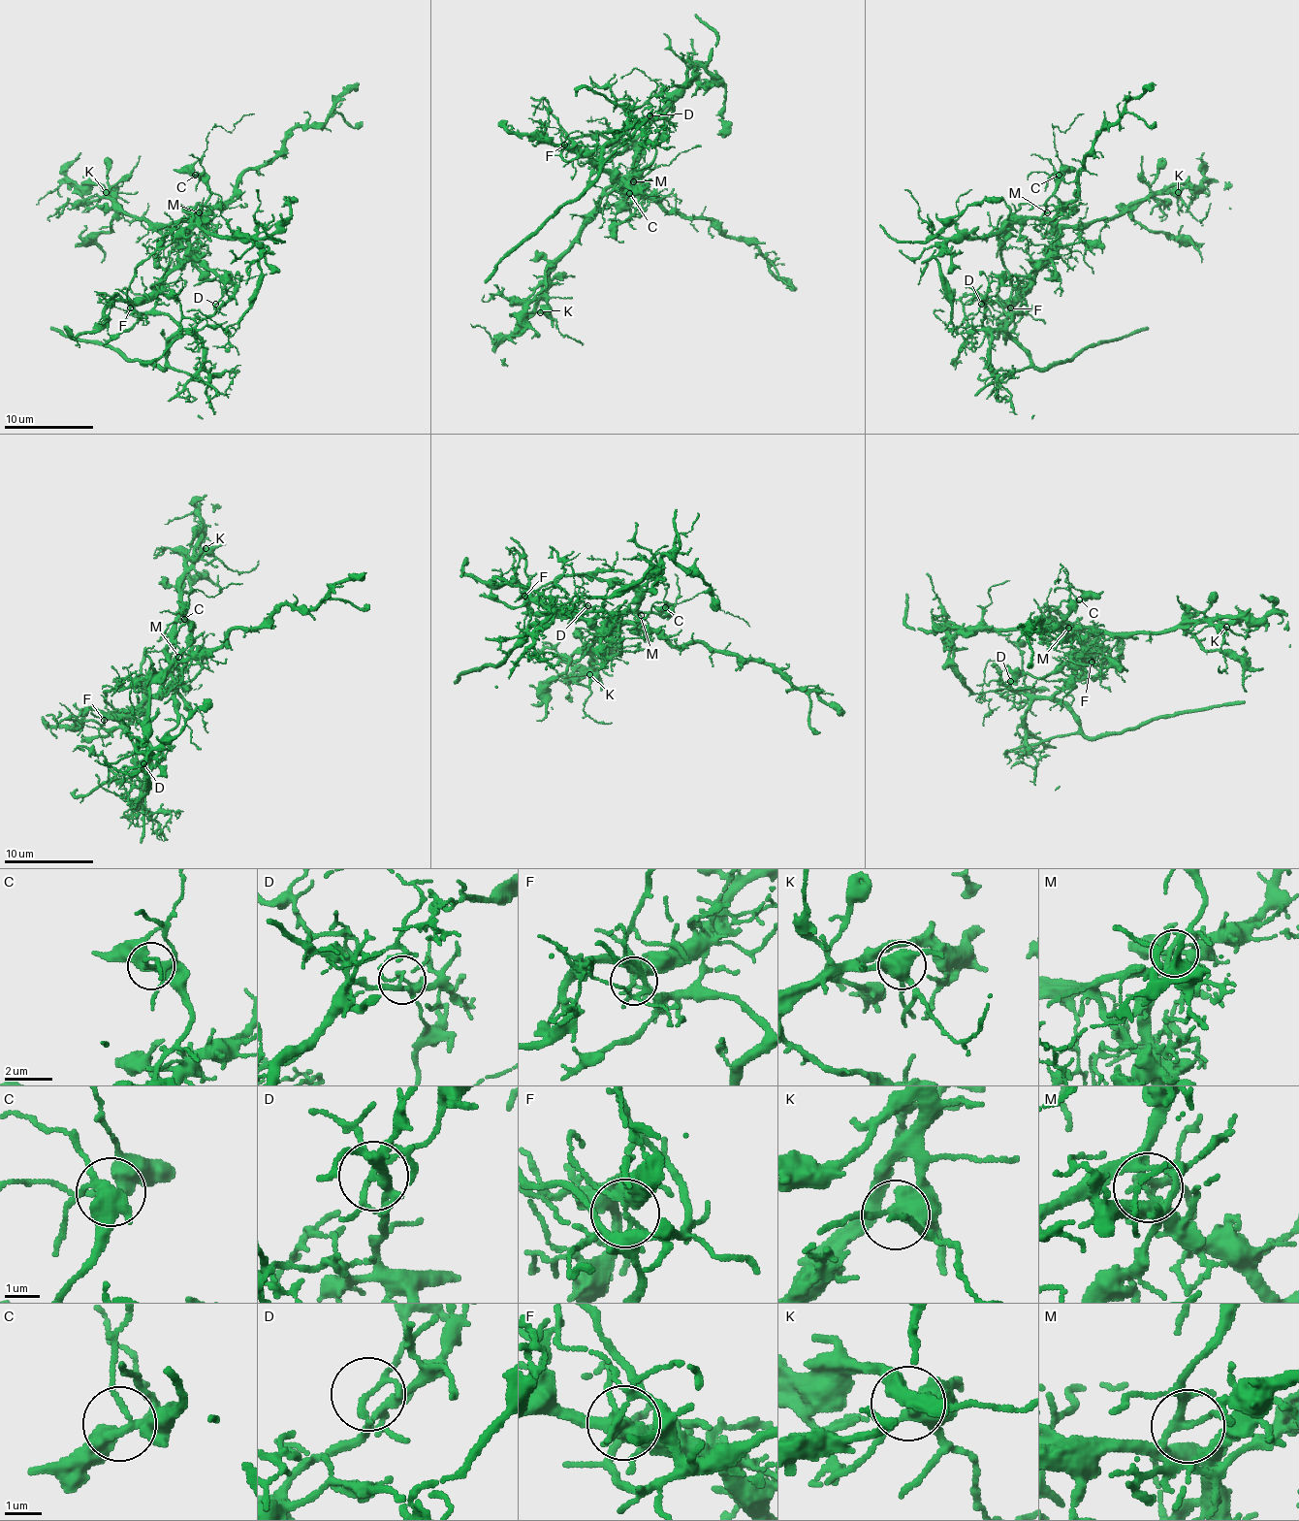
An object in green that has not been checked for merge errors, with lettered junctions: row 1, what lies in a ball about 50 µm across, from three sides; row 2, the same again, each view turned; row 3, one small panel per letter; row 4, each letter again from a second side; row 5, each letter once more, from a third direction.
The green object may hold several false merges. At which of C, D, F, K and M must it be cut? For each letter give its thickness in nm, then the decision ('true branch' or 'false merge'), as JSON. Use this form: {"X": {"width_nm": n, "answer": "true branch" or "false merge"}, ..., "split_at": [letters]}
{"C": {"width_nm": 320, "answer": "true branch"}, "D": {"width_nm": 120, "answer": "false merge"}, "F": {"width_nm": 340, "answer": "false merge"}, "K": {"width_nm": 440, "answer": "true branch"}, "M": {"width_nm": 160, "answer": "false merge"}, "split_at": ["D", "F", "M"]}

